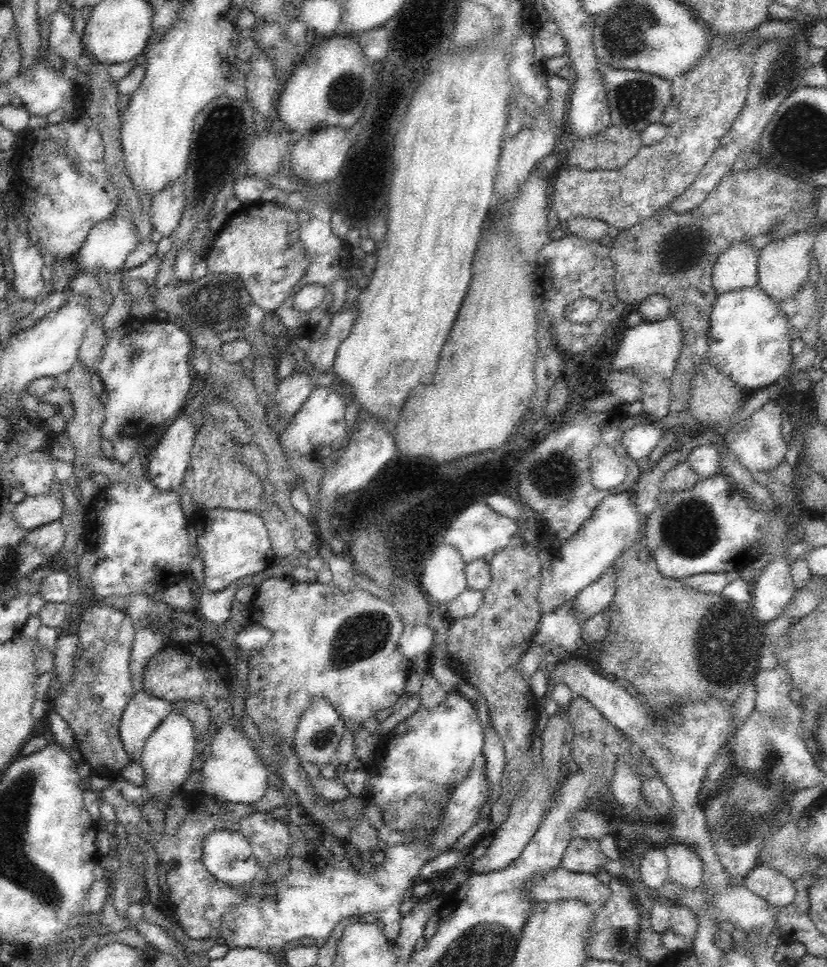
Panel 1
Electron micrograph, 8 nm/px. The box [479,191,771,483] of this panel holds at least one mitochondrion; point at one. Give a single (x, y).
(689, 257)

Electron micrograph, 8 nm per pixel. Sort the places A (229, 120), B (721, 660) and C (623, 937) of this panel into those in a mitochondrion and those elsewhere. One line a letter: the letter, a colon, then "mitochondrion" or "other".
A: other
B: mitochondrion
C: mitochondrion

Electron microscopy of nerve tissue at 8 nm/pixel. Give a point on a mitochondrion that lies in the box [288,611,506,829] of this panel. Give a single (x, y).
(323, 736)

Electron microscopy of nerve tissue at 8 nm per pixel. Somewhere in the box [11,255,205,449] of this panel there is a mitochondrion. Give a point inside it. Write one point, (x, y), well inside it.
(135, 348)

